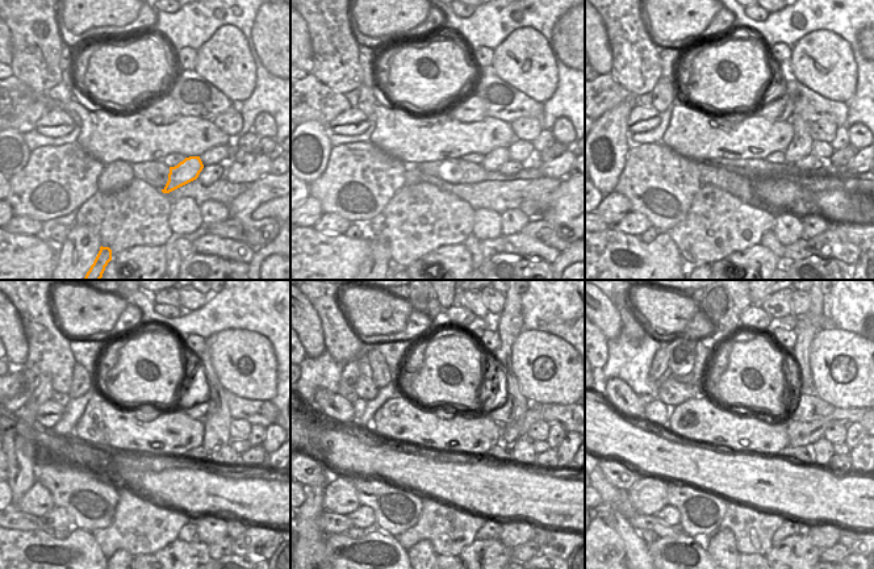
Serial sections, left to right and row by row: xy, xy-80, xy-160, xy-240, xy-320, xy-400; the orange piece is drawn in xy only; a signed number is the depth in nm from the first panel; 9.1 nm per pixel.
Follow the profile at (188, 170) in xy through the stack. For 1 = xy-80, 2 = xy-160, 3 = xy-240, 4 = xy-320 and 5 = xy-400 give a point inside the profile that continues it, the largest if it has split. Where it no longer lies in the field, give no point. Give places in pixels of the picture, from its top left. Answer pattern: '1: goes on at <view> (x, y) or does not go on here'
1: goes on at xy-80 (496, 158)
2: goes on at xy-160 (795, 151)
3: goes on at xy-240 (217, 397)
4: goes on at xy-320 (510, 326)
5: goes on at xy-400 (808, 325)

